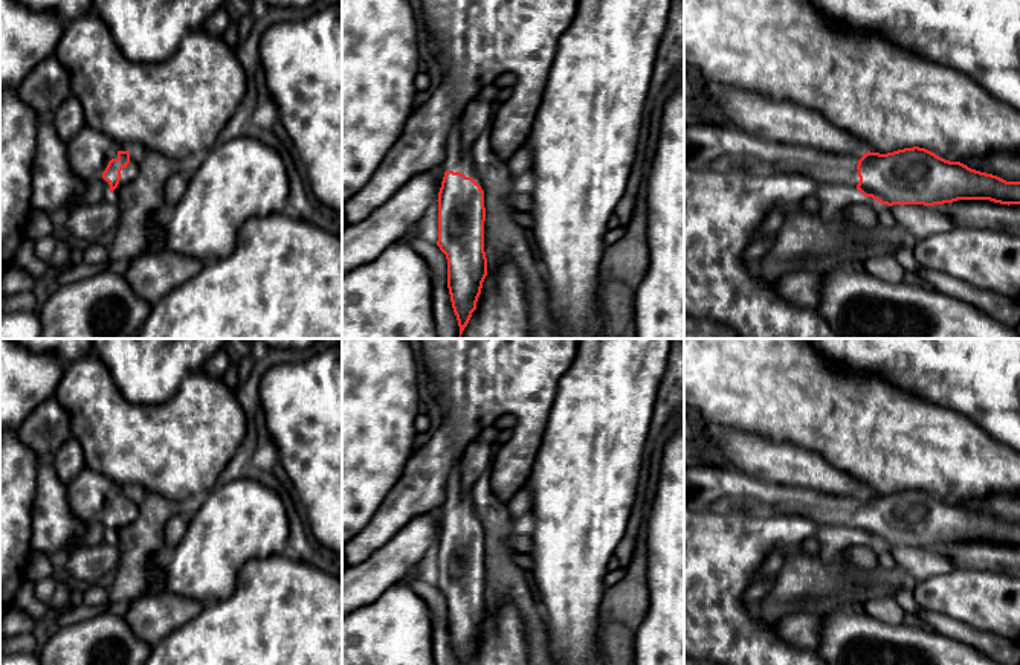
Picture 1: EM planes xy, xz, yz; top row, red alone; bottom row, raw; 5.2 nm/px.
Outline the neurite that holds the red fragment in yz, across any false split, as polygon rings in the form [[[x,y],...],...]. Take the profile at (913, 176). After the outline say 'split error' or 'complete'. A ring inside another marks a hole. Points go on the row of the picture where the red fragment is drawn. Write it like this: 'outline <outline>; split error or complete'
outline [[[707,124],[684,127],[684,163],[693,169],[745,171],[756,175],[800,172],[812,177],[831,191],[858,189],[881,204],[934,206],[957,200],[989,200],[1000,204],[1020,204],[1020,182],[1006,182],[997,175],[945,160],[934,153],[913,146],[887,154],[867,151],[860,160],[843,154],[782,142],[762,140],[739,128],[721,128]]]; split error

